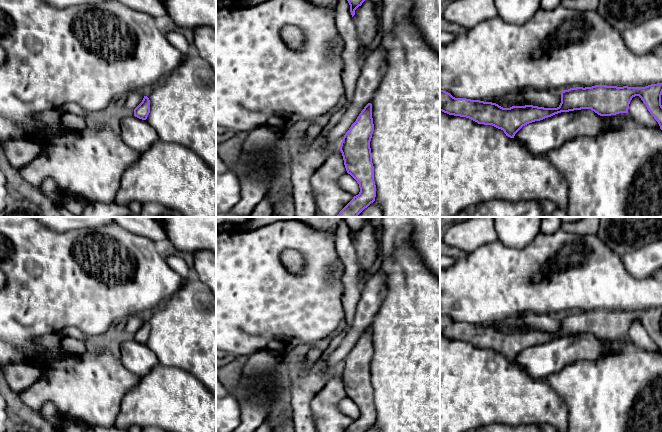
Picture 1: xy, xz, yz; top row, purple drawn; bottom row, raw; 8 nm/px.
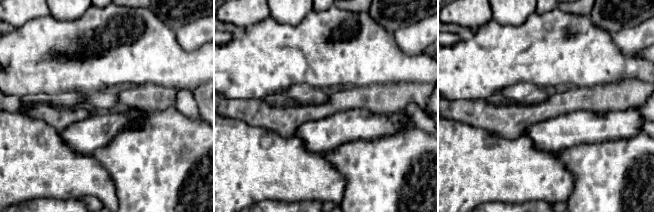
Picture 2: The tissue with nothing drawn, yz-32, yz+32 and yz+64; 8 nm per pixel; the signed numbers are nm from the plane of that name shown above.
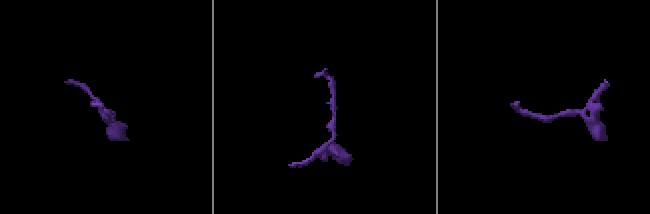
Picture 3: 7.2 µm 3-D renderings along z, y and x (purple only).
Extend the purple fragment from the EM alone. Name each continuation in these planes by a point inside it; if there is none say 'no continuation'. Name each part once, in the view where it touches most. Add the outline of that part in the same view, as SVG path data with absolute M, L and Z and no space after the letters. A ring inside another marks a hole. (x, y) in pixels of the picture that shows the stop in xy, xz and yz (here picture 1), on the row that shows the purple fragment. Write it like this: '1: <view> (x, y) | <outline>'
no continuation

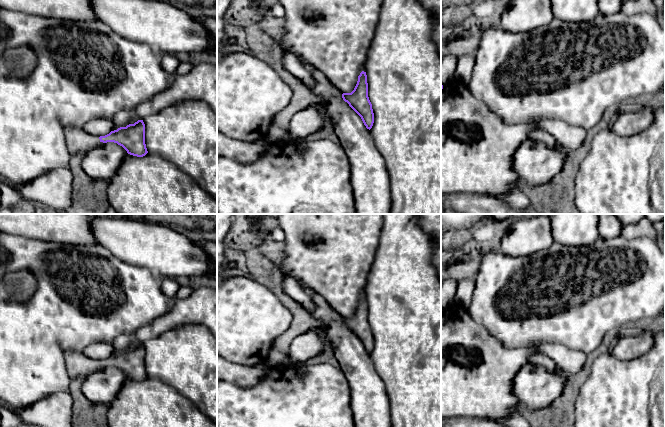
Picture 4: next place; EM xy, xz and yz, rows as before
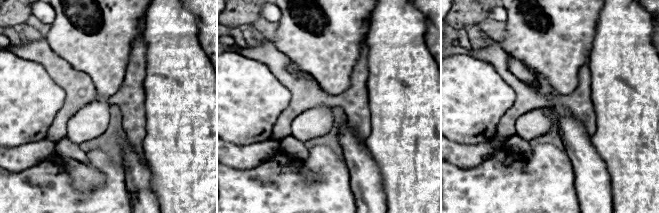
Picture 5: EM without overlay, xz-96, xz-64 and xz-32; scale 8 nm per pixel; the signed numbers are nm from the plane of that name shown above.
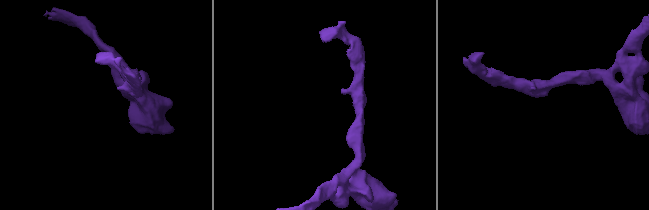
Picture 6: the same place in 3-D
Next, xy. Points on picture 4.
1: xy (77, 139) | M66 126L63 132L67 149L71 155L77 151L87 151L101 143L98 136L90 135L82 128Z

